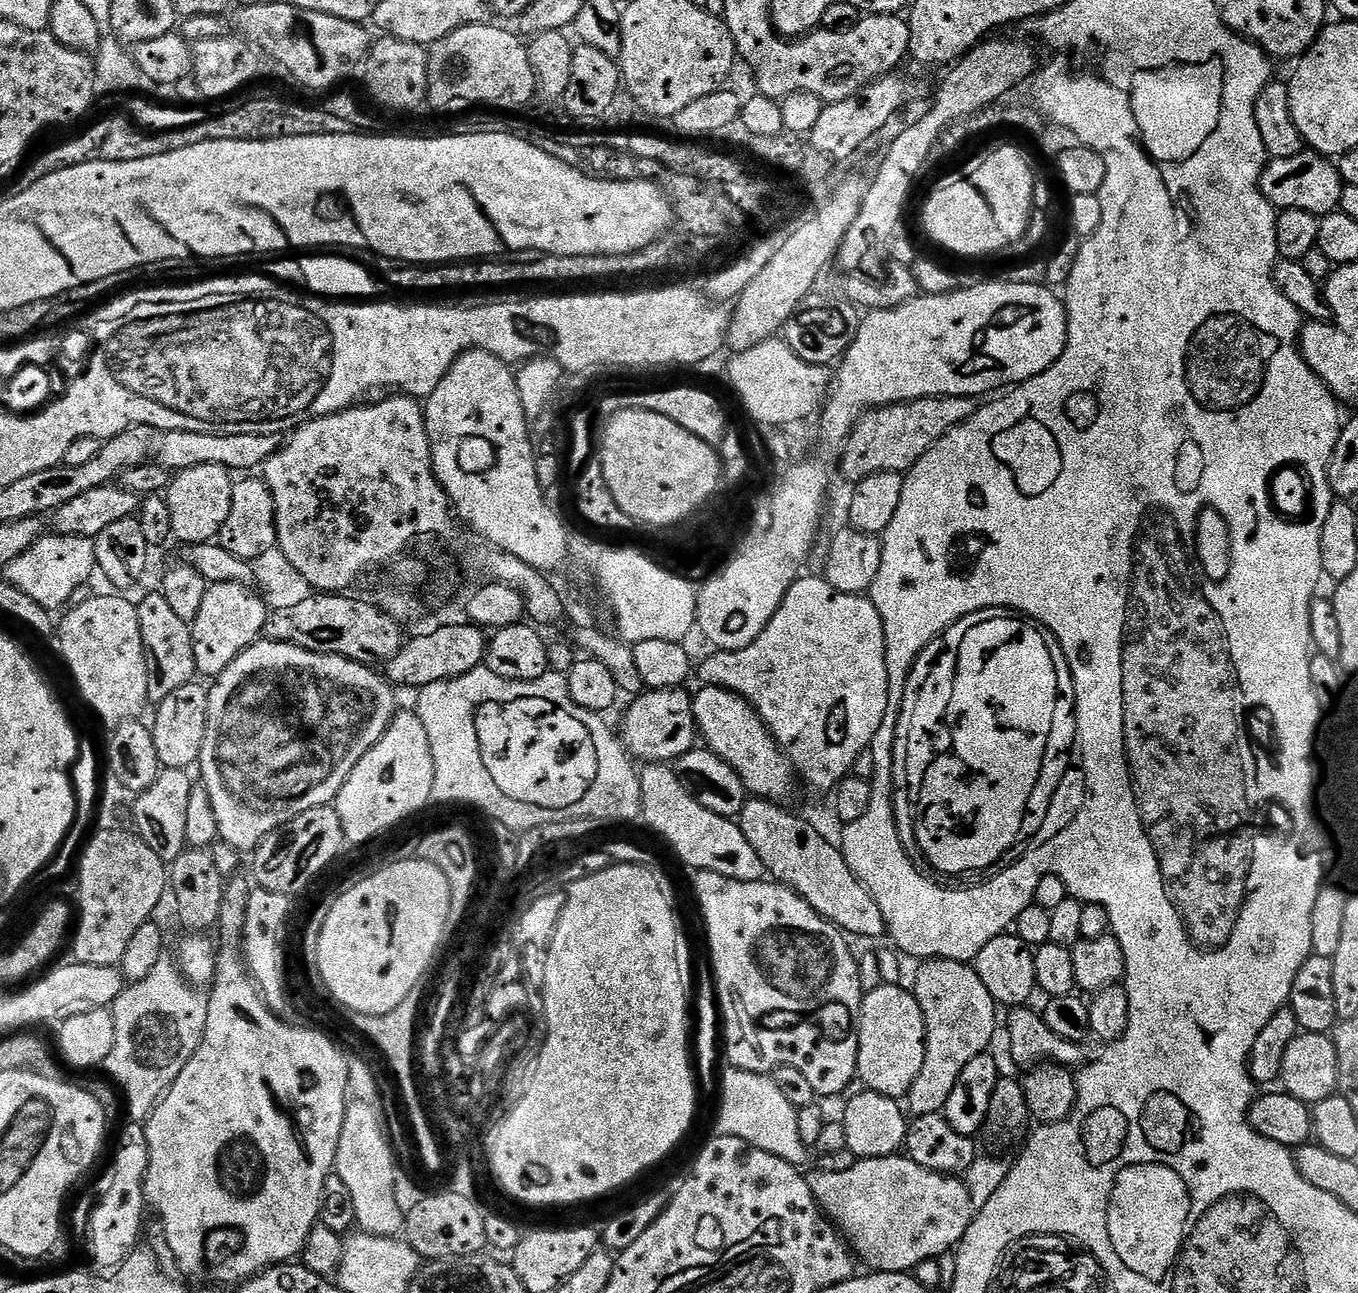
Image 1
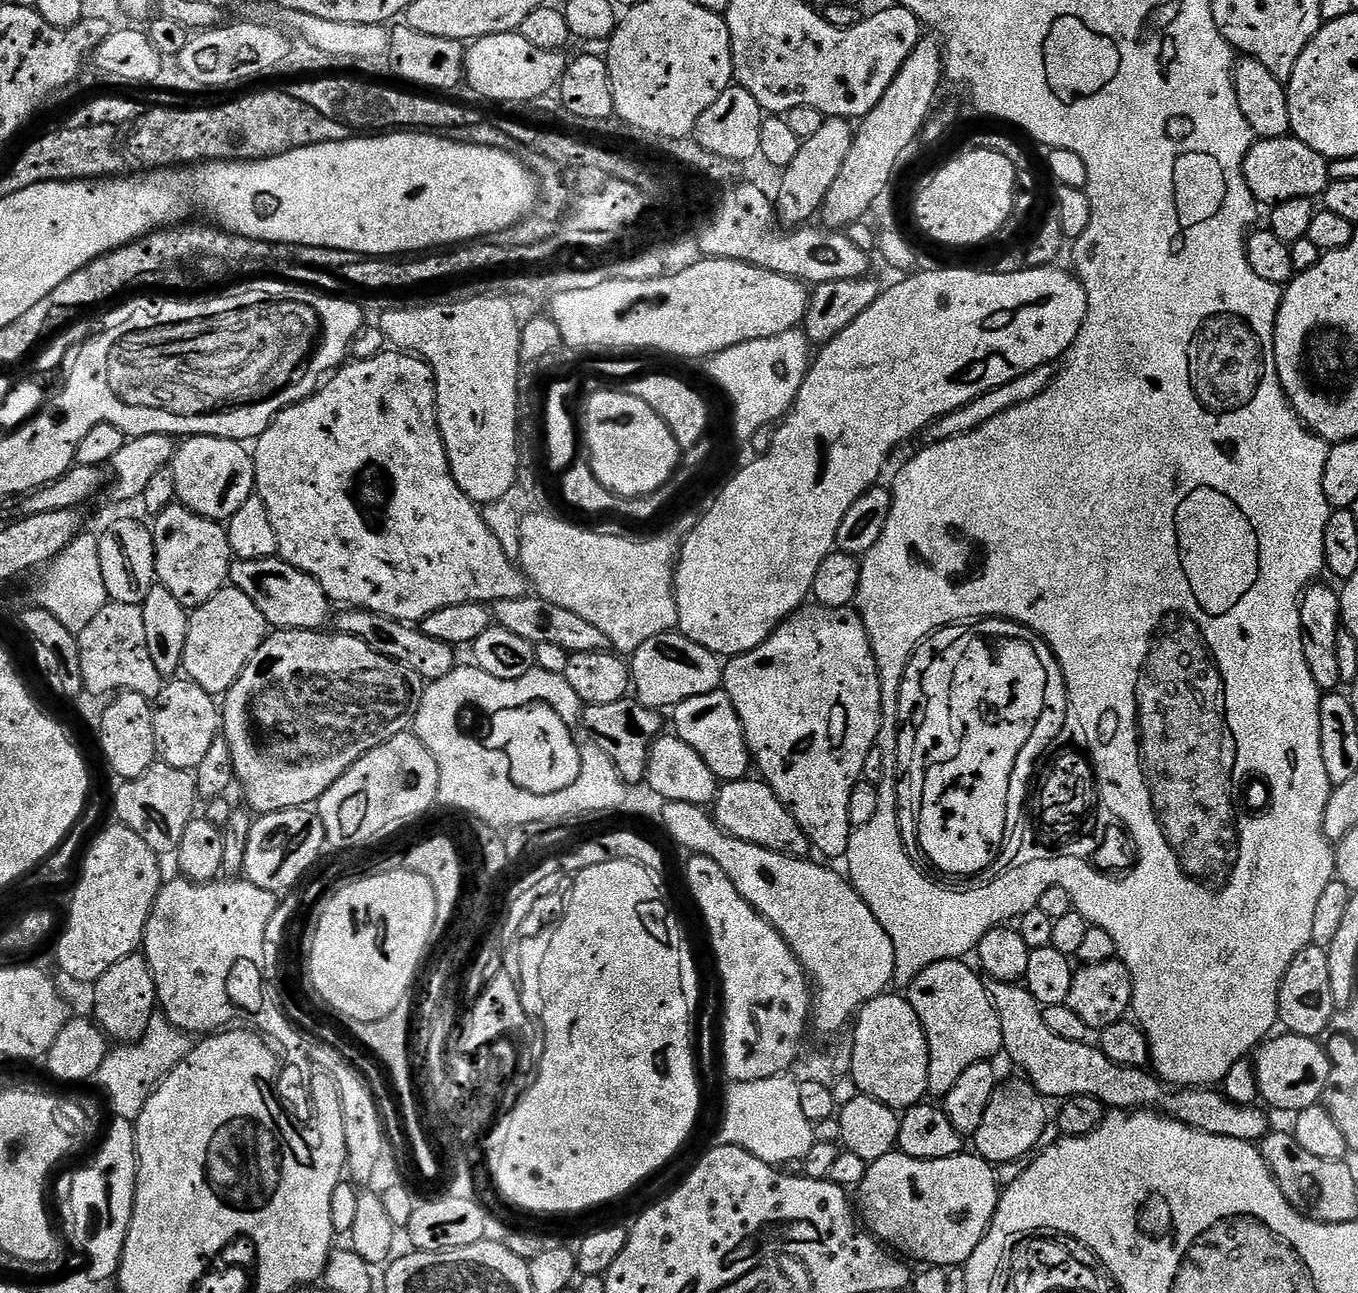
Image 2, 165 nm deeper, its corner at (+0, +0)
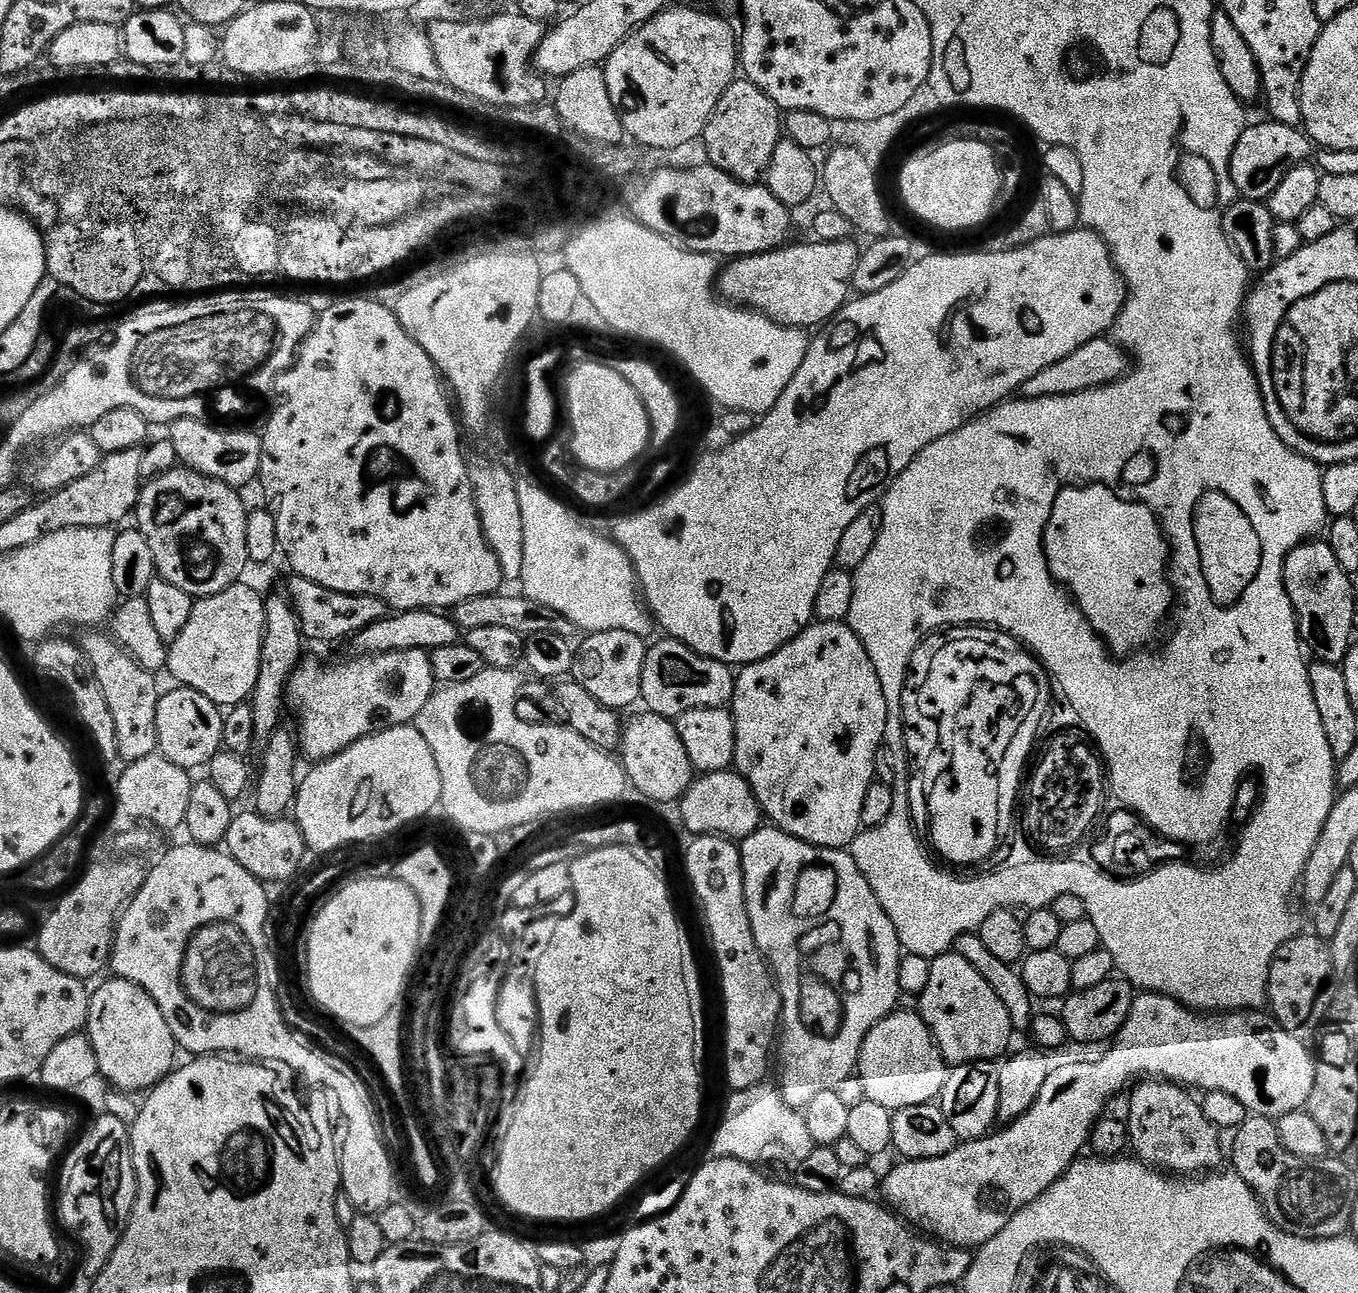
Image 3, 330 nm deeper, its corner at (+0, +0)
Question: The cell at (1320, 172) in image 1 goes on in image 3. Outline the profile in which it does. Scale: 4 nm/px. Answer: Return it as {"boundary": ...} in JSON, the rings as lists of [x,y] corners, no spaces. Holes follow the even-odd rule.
{"boundary":[[[1275,122],[1267,123],[1249,123],[1244,129],[1242,138],[1238,138],[1238,146],[1234,146],[1230,174],[1237,193],[1245,200],[1267,201],[1268,196],[1274,194],[1278,182],[1282,182],[1282,178],[1286,178],[1286,174],[1290,174],[1294,166],[1305,163],[1314,152],[1312,141],[1299,127]]]}

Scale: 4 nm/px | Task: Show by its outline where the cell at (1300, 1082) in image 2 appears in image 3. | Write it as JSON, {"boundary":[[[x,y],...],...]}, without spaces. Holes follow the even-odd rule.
{"boundary":[[[1141,991],[1133,999],[1130,1014],[1111,1041],[1109,1052],[1102,1053],[1097,1060],[1053,1067],[1038,1094],[1038,1102],[1034,1102],[1022,1118],[1001,1127],[1001,1132],[996,1130],[979,1140],[957,1143],[956,1148],[942,1158],[900,1162],[883,1177],[883,1199],[921,1233],[931,1234],[953,1248],[979,1249],[981,1244],[998,1235],[1018,1210],[1046,1194],[1058,1178],[1068,1173],[1069,1166],[1081,1159],[1083,1152],[1080,1151],[1089,1147],[1092,1131],[1109,1111],[1108,1100],[1114,1099],[1124,1087],[1135,1085],[1141,1078],[1167,1080],[1192,1090],[1200,1087],[1204,1092],[1231,1094],[1246,1106],[1249,1114],[1279,1118],[1301,1111],[1314,1090],[1318,1060],[1304,1043],[1301,1037],[1290,1034],[1271,1015],[1260,1010],[1241,1010],[1221,1016],[1201,1014],[1170,996]]]}

